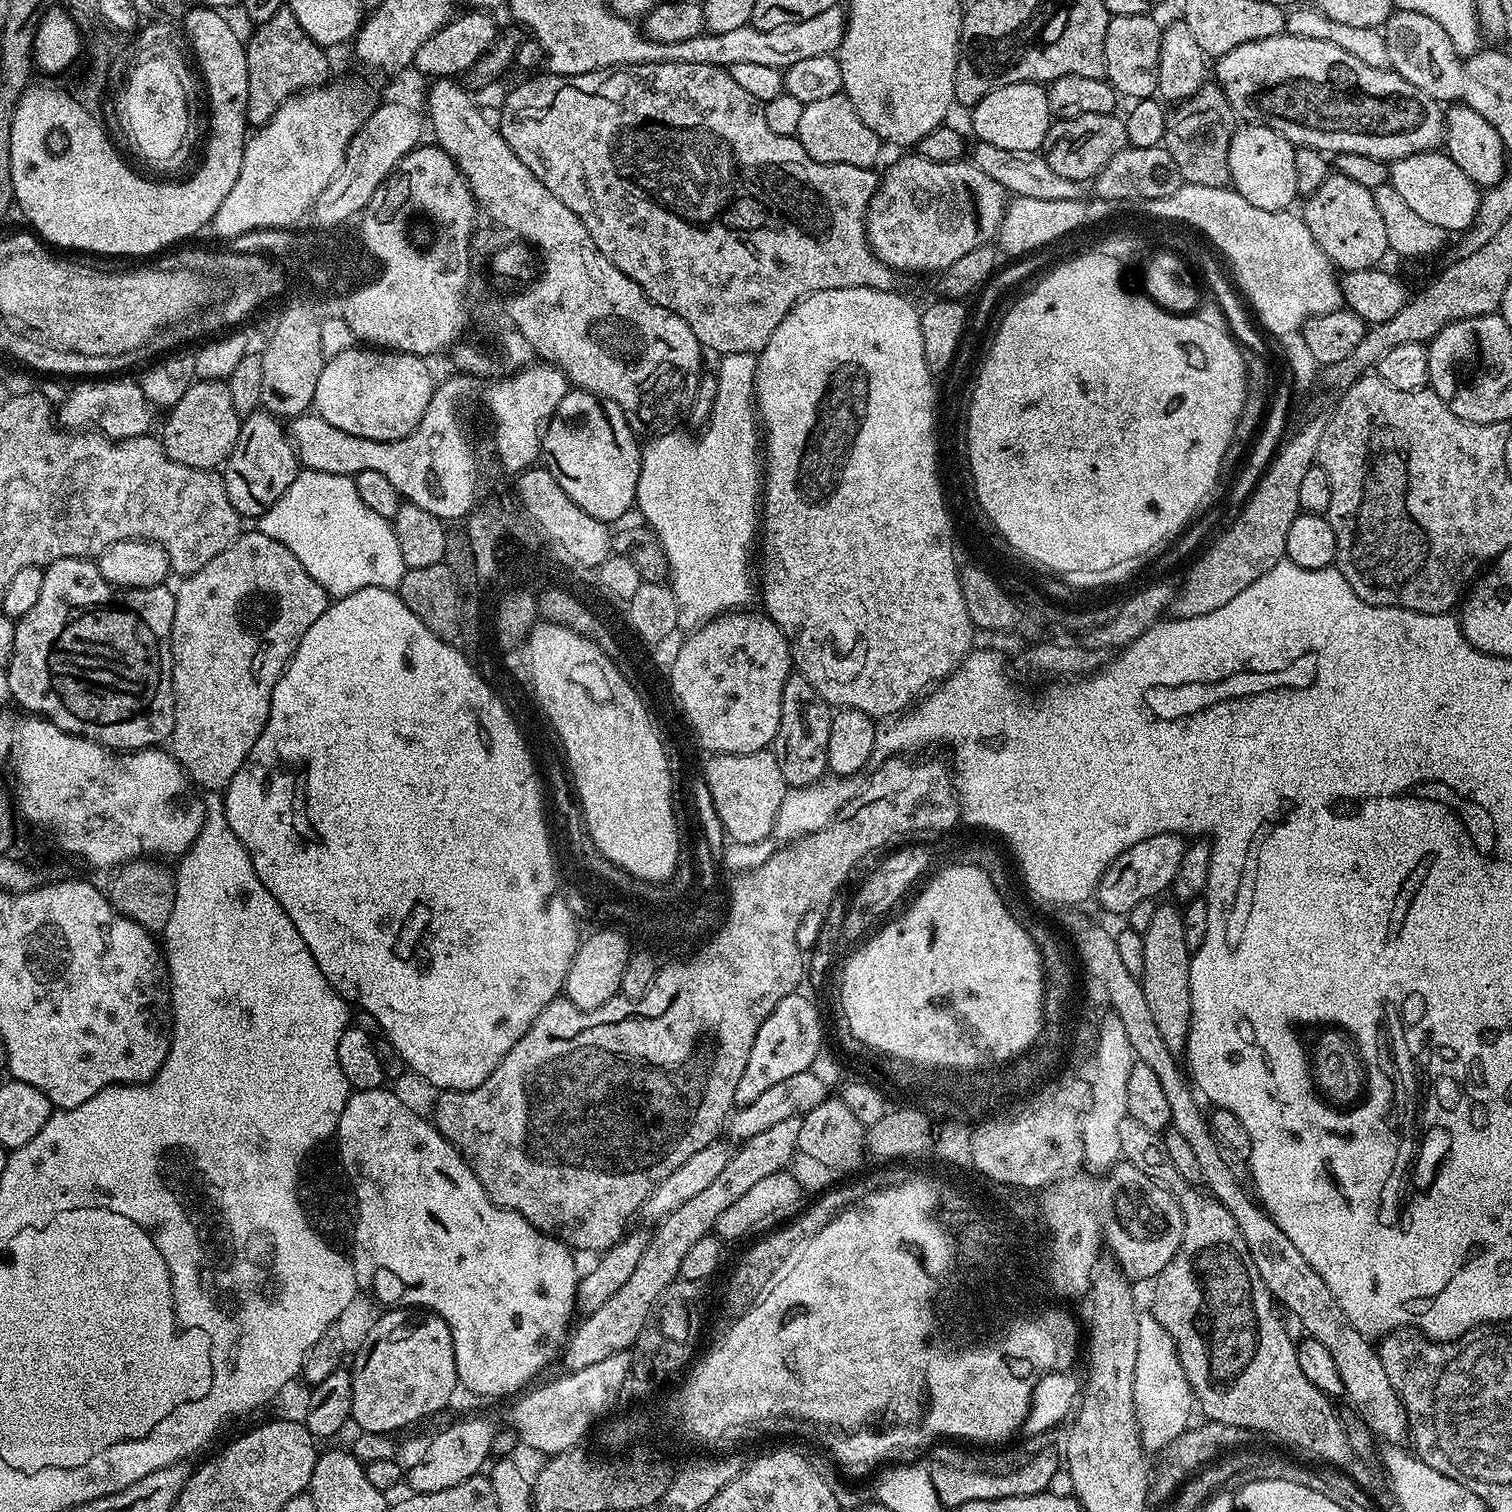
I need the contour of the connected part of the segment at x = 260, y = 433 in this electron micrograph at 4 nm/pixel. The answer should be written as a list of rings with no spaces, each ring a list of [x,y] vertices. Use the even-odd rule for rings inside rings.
[[[255,410],[243,417],[240,433],[234,450],[222,465],[222,475],[230,506],[238,510],[242,518],[259,518],[264,515],[294,482],[297,472],[301,471],[300,459],[296,457],[296,448],[292,445],[291,435],[279,419],[271,412]]]

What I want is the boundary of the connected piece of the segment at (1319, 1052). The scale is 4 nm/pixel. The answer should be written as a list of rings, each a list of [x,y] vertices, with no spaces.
[[[1340,1020],[1340,1028],[1316,1028],[1316,1032],[1304,1032],[1308,1036],[1308,1044],[1304,1044],[1304,1052],[1300,1052],[1300,1060],[1304,1060],[1304,1068],[1312,1072],[1312,1064],[1320,1060],[1320,1068],[1336,1068],[1336,1076],[1332,1080],[1308,1080],[1312,1086],[1312,1096],[1316,1096],[1316,1104],[1320,1108],[1356,1108],[1356,1092],[1372,1092],[1372,1064],[1368,1064],[1368,1052],[1364,1052],[1364,1044],[1360,1044],[1360,1036]]]

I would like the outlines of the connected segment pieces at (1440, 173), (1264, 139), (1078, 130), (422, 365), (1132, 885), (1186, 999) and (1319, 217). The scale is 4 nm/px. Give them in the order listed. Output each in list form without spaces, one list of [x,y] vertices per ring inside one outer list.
[[[1443,151],[1419,152],[1410,154],[1401,160],[1391,161],[1390,183],[1392,189],[1426,222],[1434,222],[1434,226],[1444,229],[1445,233],[1460,234],[1471,229],[1475,222],[1476,212],[1479,210],[1481,193],[1478,185]]]
[[[1245,123],[1237,127],[1232,134],[1228,161],[1230,162],[1230,184],[1250,206],[1258,206],[1258,210],[1270,210],[1271,212],[1283,212],[1293,207],[1292,203],[1298,200],[1298,174],[1294,170],[1294,154],[1296,148],[1282,134],[1278,134],[1265,124]]]
[[[1082,114],[1078,118],[1056,120],[1048,125],[1048,133],[1042,149],[1046,162],[1062,178],[1079,180],[1081,182],[1095,181],[1096,176],[1124,148],[1129,147],[1128,135],[1123,119],[1119,115]]]
[[[351,346],[342,349],[336,356],[325,359],[322,374],[318,374],[315,411],[322,418],[326,418],[330,426],[346,430],[346,434],[358,434],[371,440],[397,440],[409,436],[418,426],[418,422],[422,422],[426,406],[430,406],[434,379],[432,380],[428,364],[429,361],[425,357],[411,356],[408,352],[377,350],[371,346]]]
[[[1167,832],[1158,834],[1154,838],[1146,838],[1134,846],[1130,846],[1104,872],[1100,884],[1096,888],[1095,899],[1108,912],[1127,914],[1138,902],[1146,899],[1156,900],[1159,892],[1167,893],[1171,889],[1174,878],[1182,866],[1185,837]]]
[[[1157,903],[1150,928],[1143,935],[1146,966],[1142,983],[1146,1003],[1150,1005],[1154,1023],[1158,1025],[1162,1039],[1166,1041],[1166,1046],[1170,1046],[1172,1052],[1180,1054],[1188,1047],[1192,1021],[1192,1003],[1190,1002],[1192,952],[1186,946],[1183,911],[1175,903],[1172,904]]]
[[[1330,174],[1303,203],[1304,225],[1337,269],[1349,273],[1375,268],[1384,255],[1389,255],[1386,225],[1382,222],[1382,214],[1378,214],[1378,206],[1374,206],[1373,189],[1354,182],[1354,178]]]

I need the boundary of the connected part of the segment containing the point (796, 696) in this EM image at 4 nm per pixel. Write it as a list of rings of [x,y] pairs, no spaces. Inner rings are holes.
[[[793,671],[782,690],[782,718],[774,741],[774,751],[782,778],[789,788],[810,788],[821,783],[828,772],[828,747],[833,709],[801,672]]]

